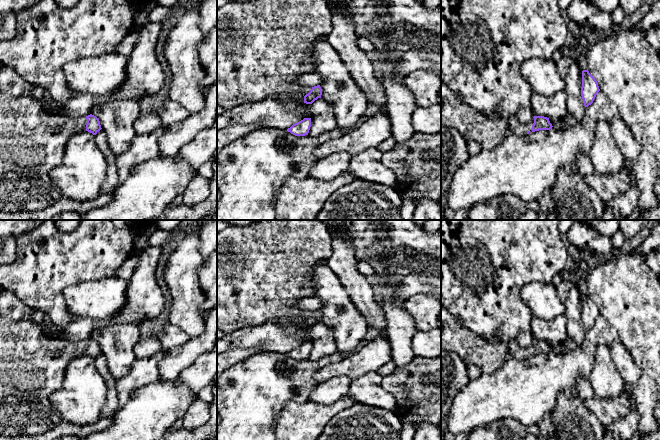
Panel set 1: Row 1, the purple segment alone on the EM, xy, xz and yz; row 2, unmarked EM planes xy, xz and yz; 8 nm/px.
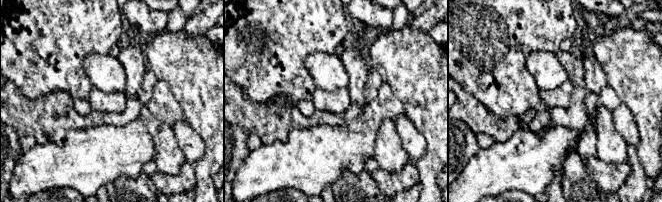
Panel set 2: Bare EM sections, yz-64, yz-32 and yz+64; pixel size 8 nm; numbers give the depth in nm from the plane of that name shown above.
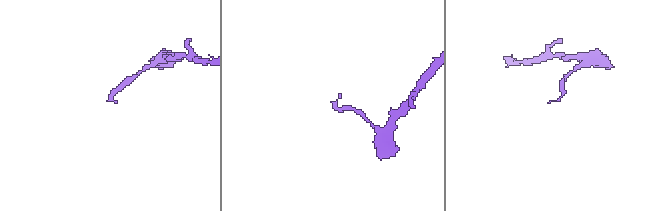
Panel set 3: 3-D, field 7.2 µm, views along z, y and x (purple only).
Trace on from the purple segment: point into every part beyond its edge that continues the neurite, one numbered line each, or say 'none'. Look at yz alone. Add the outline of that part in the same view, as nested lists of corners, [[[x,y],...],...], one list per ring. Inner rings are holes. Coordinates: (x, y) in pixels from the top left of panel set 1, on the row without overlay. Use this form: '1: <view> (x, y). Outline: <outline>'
1: yz (490, 355). Outline: [[[443,306],[441,324],[441,348],[457,354],[466,365],[476,365],[482,373],[499,371],[511,359],[523,360],[532,356],[534,341],[529,347],[521,347],[516,340],[485,339],[474,334]]]

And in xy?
1: xy (32, 365). Outline: [[[0,316],[0,399],[9,395],[47,399],[61,388],[70,361],[86,355],[86,348],[86,341],[46,336],[31,318],[13,321]]]

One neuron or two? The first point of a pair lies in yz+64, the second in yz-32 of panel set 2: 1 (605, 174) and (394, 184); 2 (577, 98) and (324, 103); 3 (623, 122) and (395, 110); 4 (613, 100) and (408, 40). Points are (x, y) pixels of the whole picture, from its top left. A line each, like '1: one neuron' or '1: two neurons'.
1: one neuron
2: two neurons
3: two neurons
4: two neurons

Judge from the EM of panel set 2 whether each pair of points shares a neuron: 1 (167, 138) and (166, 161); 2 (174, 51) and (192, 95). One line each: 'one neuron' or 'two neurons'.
1: one neuron
2: one neuron

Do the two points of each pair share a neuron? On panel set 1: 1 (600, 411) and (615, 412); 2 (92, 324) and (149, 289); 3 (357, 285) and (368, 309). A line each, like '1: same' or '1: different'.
1: same
2: same
3: same

